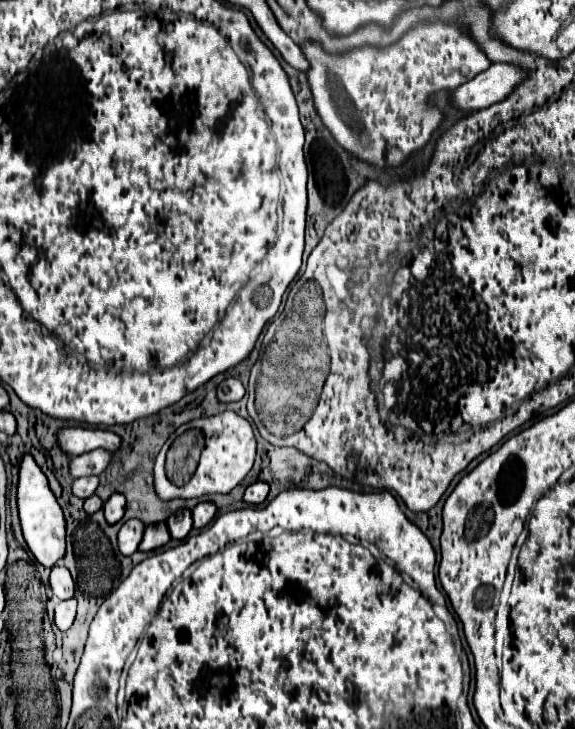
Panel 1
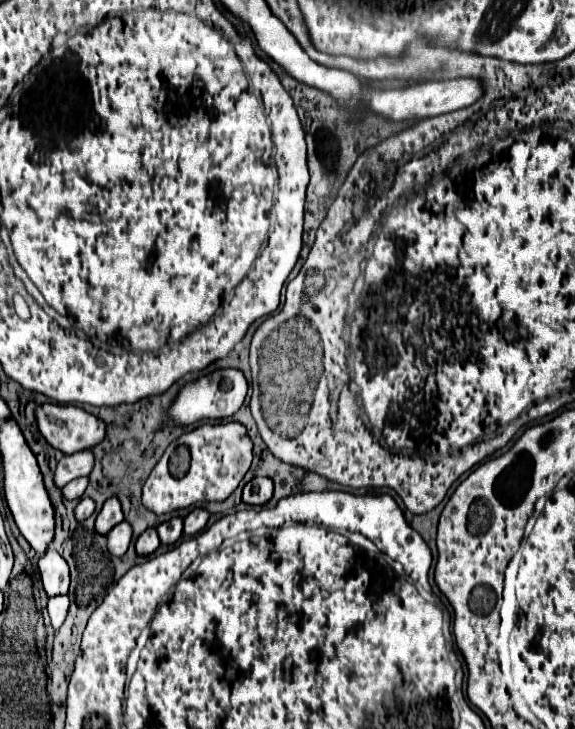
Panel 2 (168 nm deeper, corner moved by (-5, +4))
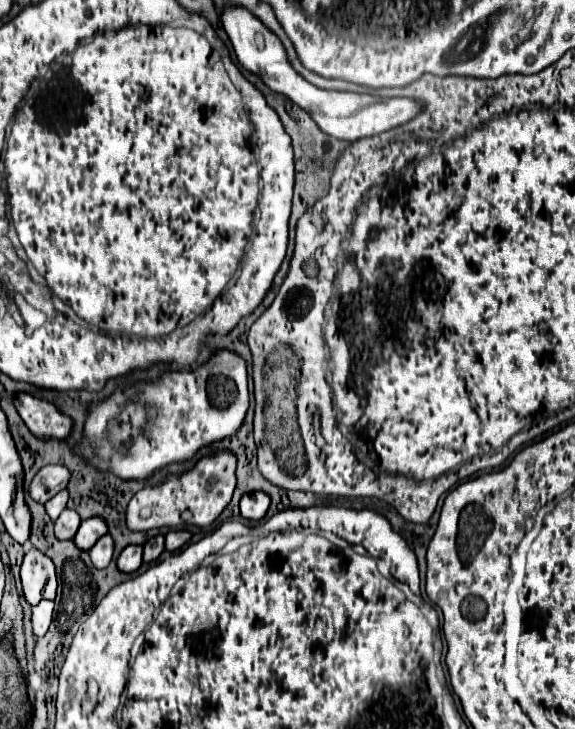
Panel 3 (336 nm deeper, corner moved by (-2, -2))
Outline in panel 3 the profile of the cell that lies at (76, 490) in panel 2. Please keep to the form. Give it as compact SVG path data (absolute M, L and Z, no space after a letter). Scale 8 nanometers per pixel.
M66 490L58 492L54 498L50 498L50 500L44 504L46 514L48 514L52 520L56 520L56 518L60 516L60 512L66 508L66 502L68 502L68 492L66 492Z

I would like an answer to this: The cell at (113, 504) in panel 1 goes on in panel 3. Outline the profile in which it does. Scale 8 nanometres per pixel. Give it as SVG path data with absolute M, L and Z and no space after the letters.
M88 518L80 524L80 528L74 536L74 544L80 550L90 550L94 546L94 542L98 538L102 538L106 532L108 532L108 528L106 528L106 522L102 518Z

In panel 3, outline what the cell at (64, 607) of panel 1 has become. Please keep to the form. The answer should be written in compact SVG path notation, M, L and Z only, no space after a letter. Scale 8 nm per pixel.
M44 600L32 606L32 632L34 636L44 636L50 622L52 622L52 612L54 612L54 602Z

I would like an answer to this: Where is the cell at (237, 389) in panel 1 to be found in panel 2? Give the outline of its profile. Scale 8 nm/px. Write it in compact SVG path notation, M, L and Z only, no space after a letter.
M233 368L217 370L209 376L199 378L197 382L189 384L189 388L185 388L177 396L177 400L171 404L169 414L171 414L171 420L181 426L203 420L203 418L227 418L241 408L245 394L247 394L247 380L241 370L233 370Z

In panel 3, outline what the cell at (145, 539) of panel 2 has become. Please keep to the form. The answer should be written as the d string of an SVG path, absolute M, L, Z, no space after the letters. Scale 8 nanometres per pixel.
M126 546L116 560L120 572L134 572L142 564L142 546Z

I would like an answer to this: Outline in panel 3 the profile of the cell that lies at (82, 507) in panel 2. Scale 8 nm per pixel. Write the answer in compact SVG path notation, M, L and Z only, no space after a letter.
M64 510L54 522L54 534L58 540L70 540L80 526L80 516L74 510Z

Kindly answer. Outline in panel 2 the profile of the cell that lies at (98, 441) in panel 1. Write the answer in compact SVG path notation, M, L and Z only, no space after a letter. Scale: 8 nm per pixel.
M43 404L37 408L37 424L45 440L63 454L87 450L105 440L105 422L77 406Z

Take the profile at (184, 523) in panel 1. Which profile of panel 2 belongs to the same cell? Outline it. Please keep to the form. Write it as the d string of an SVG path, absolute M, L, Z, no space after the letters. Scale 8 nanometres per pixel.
M171 518L157 526L161 544L175 544L183 536L183 518Z

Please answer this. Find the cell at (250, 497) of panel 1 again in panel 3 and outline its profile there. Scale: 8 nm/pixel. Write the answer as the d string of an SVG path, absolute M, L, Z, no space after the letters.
M264 492L246 494L240 500L240 512L248 520L262 520L266 510L268 510L268 506L270 506L270 498Z

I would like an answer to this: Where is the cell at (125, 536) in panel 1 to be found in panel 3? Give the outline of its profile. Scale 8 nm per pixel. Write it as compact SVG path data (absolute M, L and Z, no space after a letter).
M106 534L106 536L102 536L102 538L90 548L88 554L90 554L90 560L92 560L94 568L102 570L102 568L106 568L106 566L110 564L112 552L114 552L114 542L112 542L110 534Z

